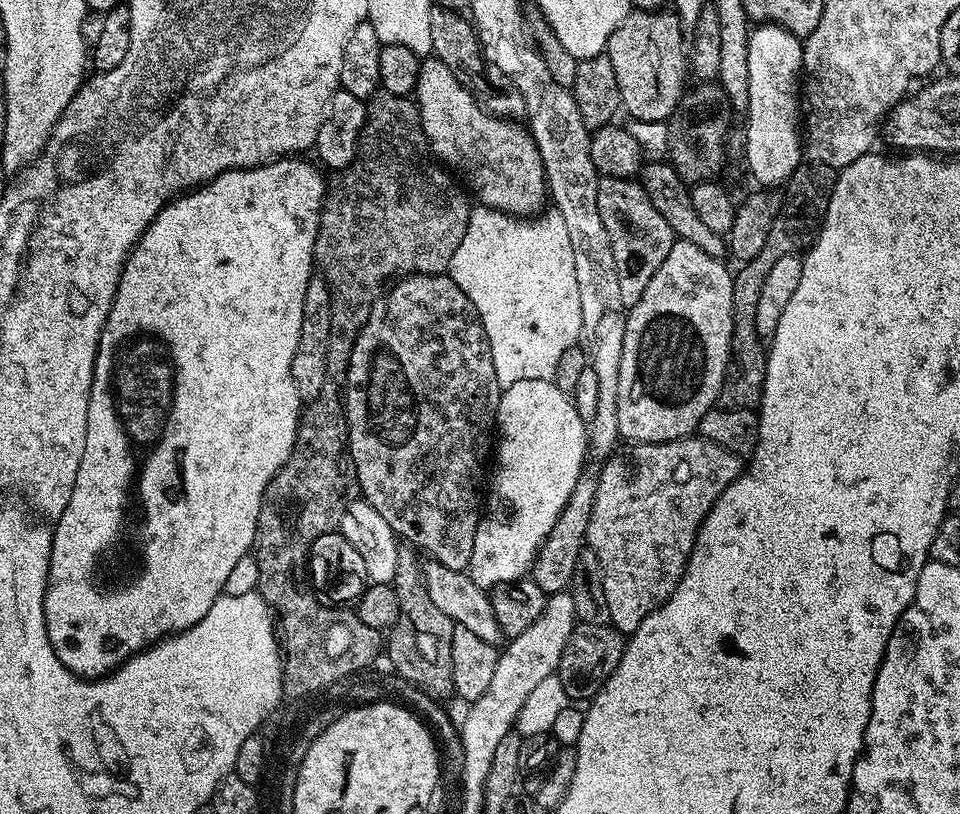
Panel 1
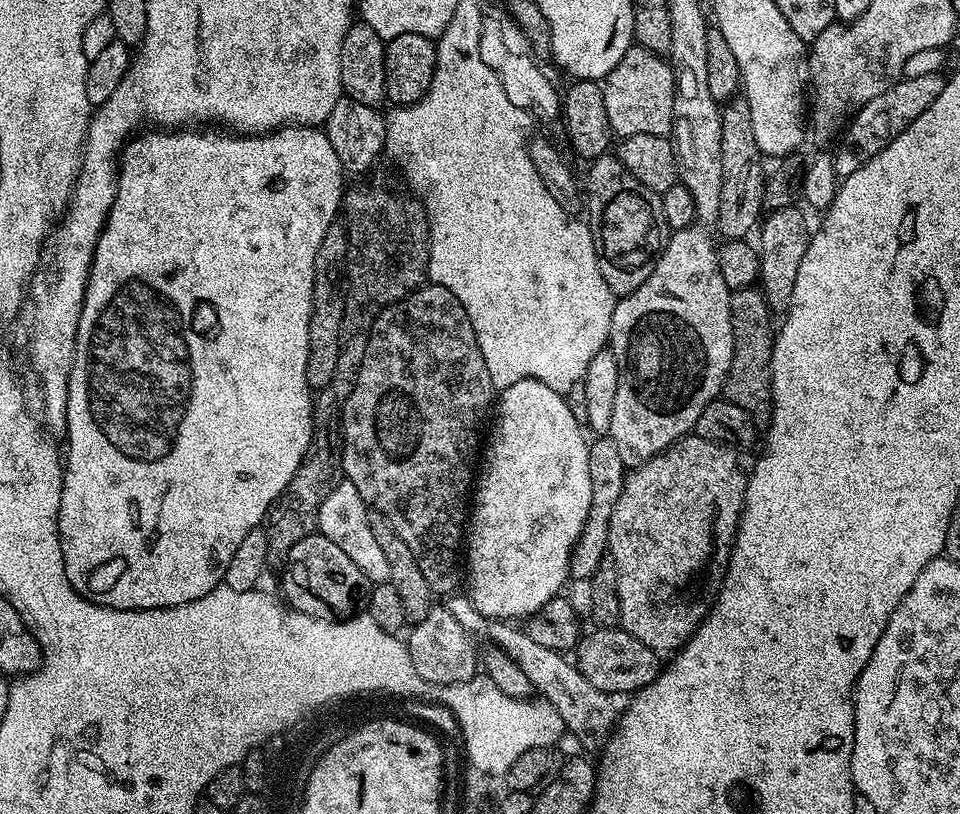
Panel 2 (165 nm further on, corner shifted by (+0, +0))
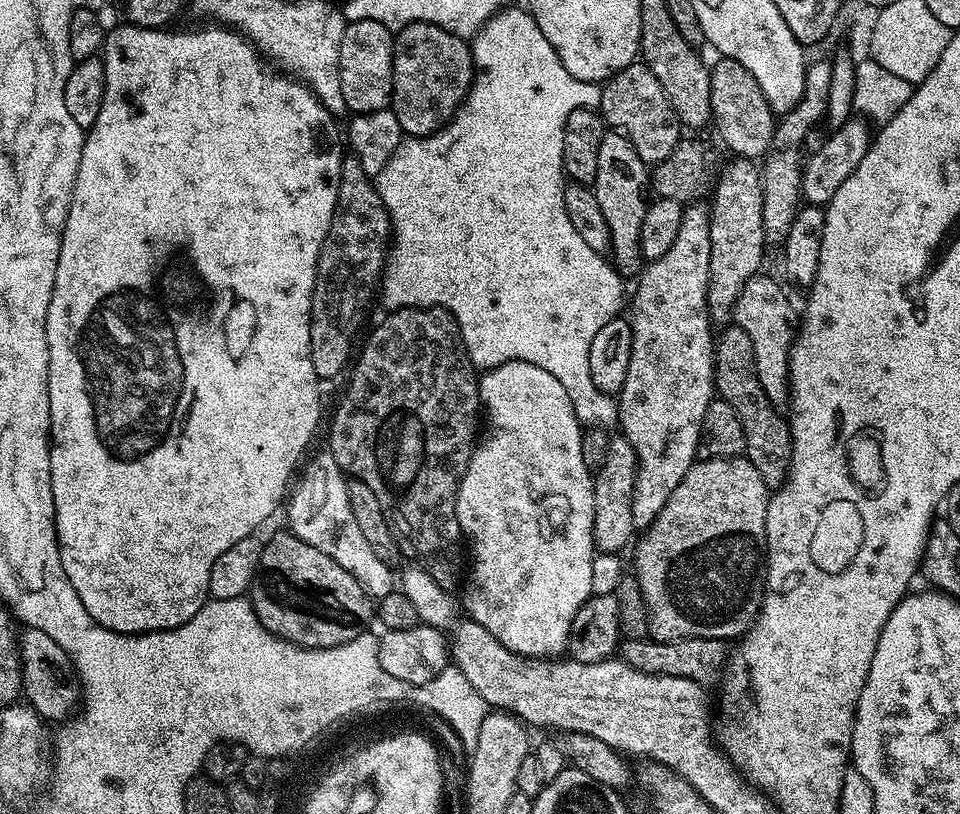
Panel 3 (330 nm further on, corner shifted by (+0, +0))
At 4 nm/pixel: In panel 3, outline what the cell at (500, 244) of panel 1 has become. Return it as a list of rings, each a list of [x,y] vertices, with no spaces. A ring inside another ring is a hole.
[[[505,7],[489,18],[479,32],[471,37],[472,63],[478,71],[456,115],[433,136],[404,138],[386,166],[374,177],[376,193],[386,206],[390,232],[394,237],[386,256],[378,300],[385,304],[388,312],[396,312],[399,308],[445,308],[456,319],[464,349],[477,369],[487,370],[511,360],[542,366],[542,370],[550,370],[550,374],[562,382],[566,394],[570,394],[574,414],[581,425],[608,430],[611,424],[613,427],[617,423],[618,404],[609,393],[598,390],[590,378],[590,342],[594,342],[594,334],[598,334],[606,322],[617,319],[622,277],[601,253],[590,250],[590,245],[570,223],[570,214],[566,214],[564,202],[566,175],[563,166],[563,130],[567,115],[576,108],[599,109],[601,85],[591,80],[574,78],[574,74],[562,66],[562,58],[558,58],[554,46],[550,46],[532,13],[520,8]]]

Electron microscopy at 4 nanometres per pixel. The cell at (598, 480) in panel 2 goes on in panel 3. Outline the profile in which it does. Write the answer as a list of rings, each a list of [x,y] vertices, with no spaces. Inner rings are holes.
[[[616,434],[609,439],[606,450],[606,460],[602,462],[600,468],[595,469],[594,483],[594,534],[592,540],[596,544],[597,553],[615,552],[623,553],[623,548],[633,543],[634,533],[637,531],[632,517],[632,488],[636,484],[636,455],[634,446],[622,434]]]

